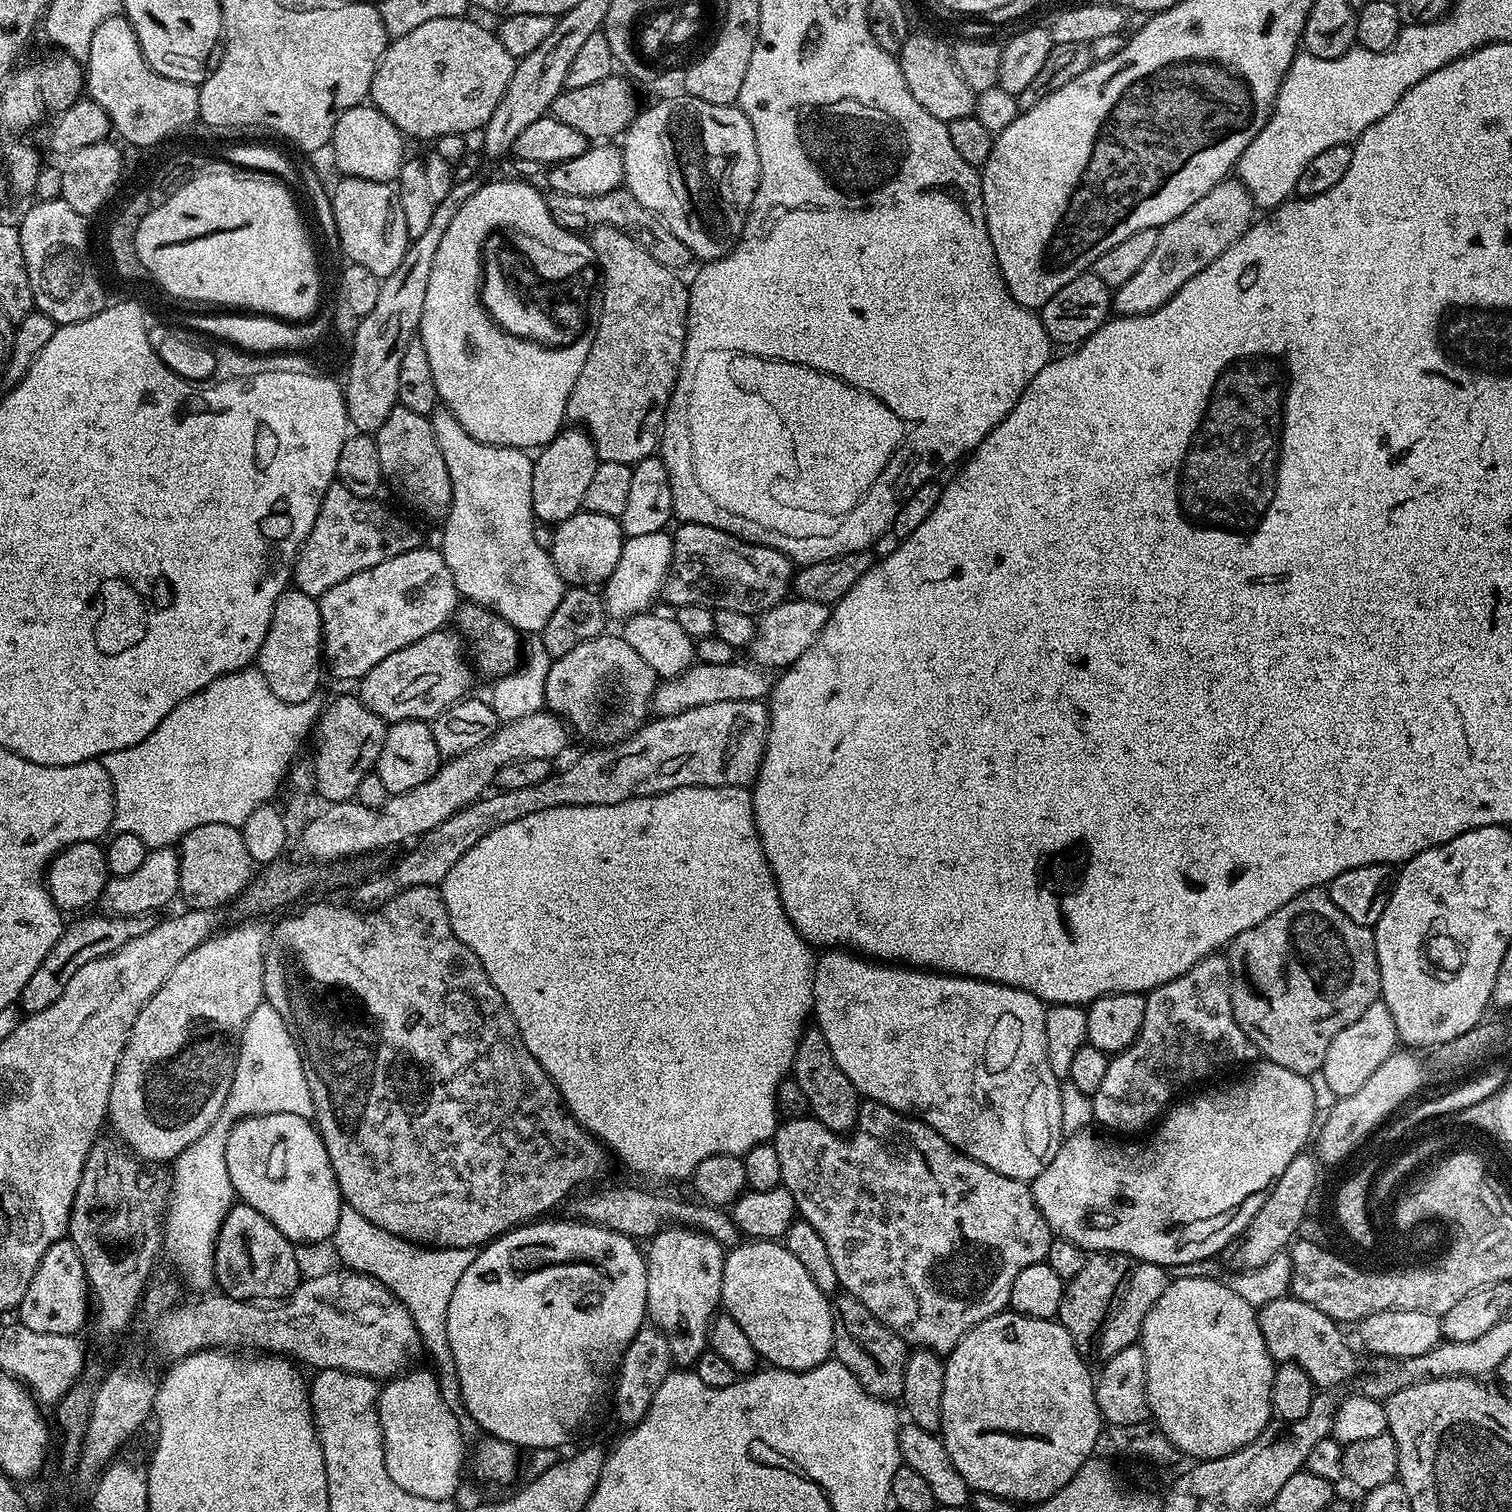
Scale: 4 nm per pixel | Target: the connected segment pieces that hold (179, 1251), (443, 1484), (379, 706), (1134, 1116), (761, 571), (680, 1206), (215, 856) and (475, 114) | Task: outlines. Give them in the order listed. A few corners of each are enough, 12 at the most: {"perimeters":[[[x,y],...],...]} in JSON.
{"perimeters":[[[265,1002],[240,1035],[220,1117],[171,1165],[162,1252],[213,1287],[234,1203],[228,1132],[312,1118],[294,1033]],[[434,1371],[380,1389],[386,1474],[453,1499],[466,1441]],[[448,631],[394,650],[358,681],[388,724],[431,722],[474,668]],[[1207,956],[1147,993],[1092,1096],[1113,1133],[1258,1056],[1232,967]],[[680,524],[662,600],[753,618],[792,592],[778,550]],[[638,1188],[580,1196],[569,1217],[651,1238],[679,1222],[725,1246],[741,1243],[731,1215]],[[198,826],[178,841],[189,909],[235,901],[254,876],[244,833]],[[467,15],[395,37],[370,103],[405,137],[483,129],[517,57]]]}

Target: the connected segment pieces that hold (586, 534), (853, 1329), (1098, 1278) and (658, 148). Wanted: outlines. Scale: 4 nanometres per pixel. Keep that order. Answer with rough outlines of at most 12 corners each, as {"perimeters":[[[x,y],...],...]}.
{"perimeters":[[[581,510],[555,525],[565,585],[608,583],[626,539],[617,517]],[[858,1298],[831,1301],[832,1350],[872,1396],[904,1395],[910,1351]],[[1094,1252],[1065,1283],[1058,1322],[1093,1351],[1133,1263]],[[687,94],[623,133],[626,191],[697,261],[760,181],[739,106]]]}

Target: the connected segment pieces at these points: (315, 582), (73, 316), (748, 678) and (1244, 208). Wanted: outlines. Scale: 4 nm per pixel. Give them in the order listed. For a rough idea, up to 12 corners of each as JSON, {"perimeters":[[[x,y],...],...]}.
{"perimeters":[[[328,487],[291,583],[318,598],[421,547],[372,498]],[[64,200],[18,220],[34,305],[57,326],[106,306],[89,221]],[[696,662],[657,683],[655,715],[771,697],[755,663]],[[1239,179],[1160,229],[1116,316],[1170,302],[1254,223]]]}

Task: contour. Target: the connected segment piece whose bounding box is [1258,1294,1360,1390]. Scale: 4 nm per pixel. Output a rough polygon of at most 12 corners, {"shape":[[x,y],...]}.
{"shape":[[1291,1295],[1258,1308],[1277,1362],[1320,1390],[1360,1368],[1337,1321]]}

